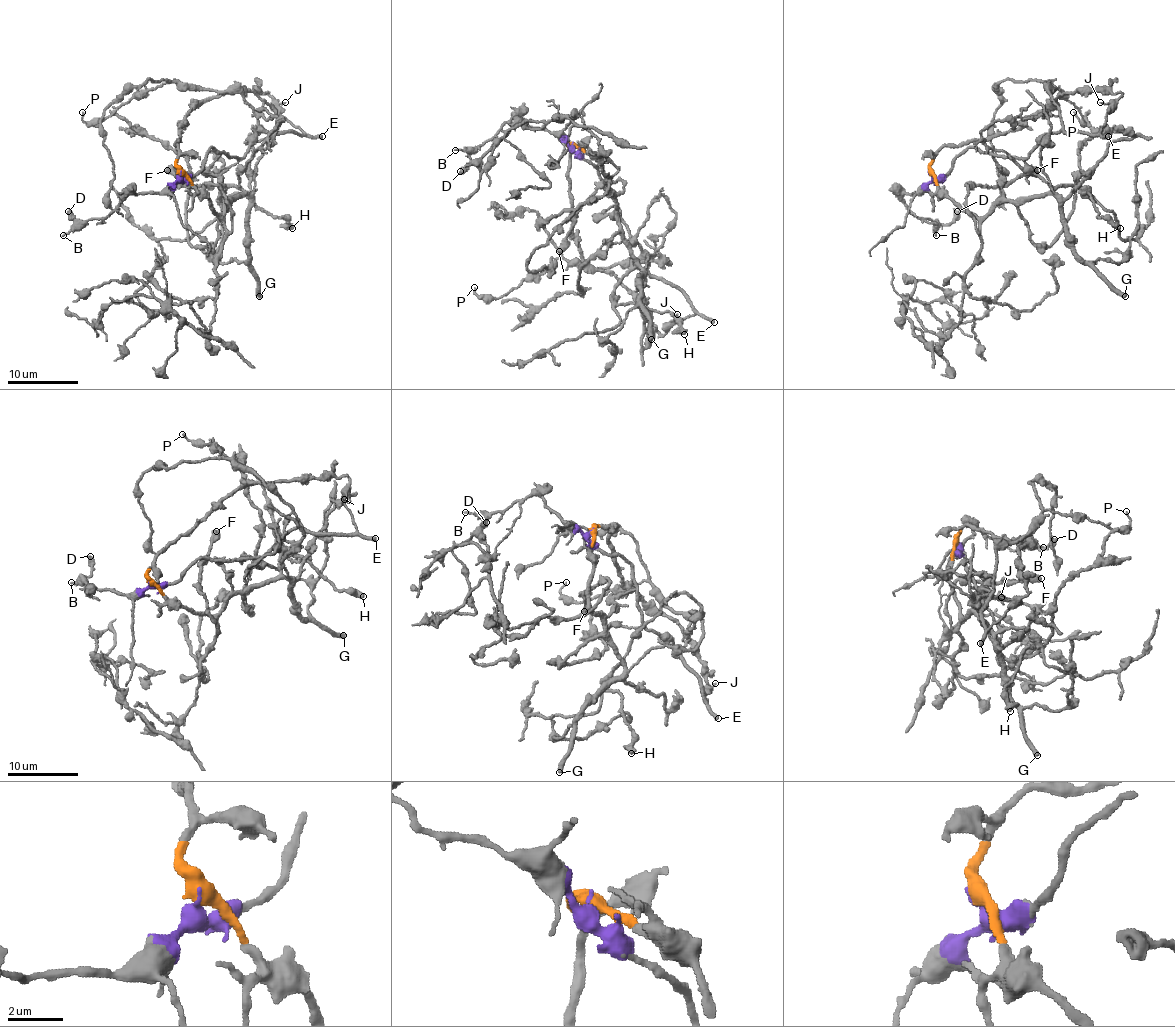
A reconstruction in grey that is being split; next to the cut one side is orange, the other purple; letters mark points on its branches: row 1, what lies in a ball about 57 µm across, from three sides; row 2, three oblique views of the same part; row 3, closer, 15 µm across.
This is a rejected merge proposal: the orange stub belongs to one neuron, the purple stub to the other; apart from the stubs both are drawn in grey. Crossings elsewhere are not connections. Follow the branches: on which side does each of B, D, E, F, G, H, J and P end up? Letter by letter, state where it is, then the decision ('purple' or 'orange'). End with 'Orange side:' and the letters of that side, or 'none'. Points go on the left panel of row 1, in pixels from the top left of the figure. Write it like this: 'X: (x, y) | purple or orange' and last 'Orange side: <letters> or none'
B: (63, 235) | purple
D: (68, 211) | purple
E: (322, 136) | purple
F: (167, 170) | orange
G: (259, 296) | orange
H: (292, 228) | orange
J: (285, 102) | purple
P: (82, 112) | purple
Orange side: F, G, H

